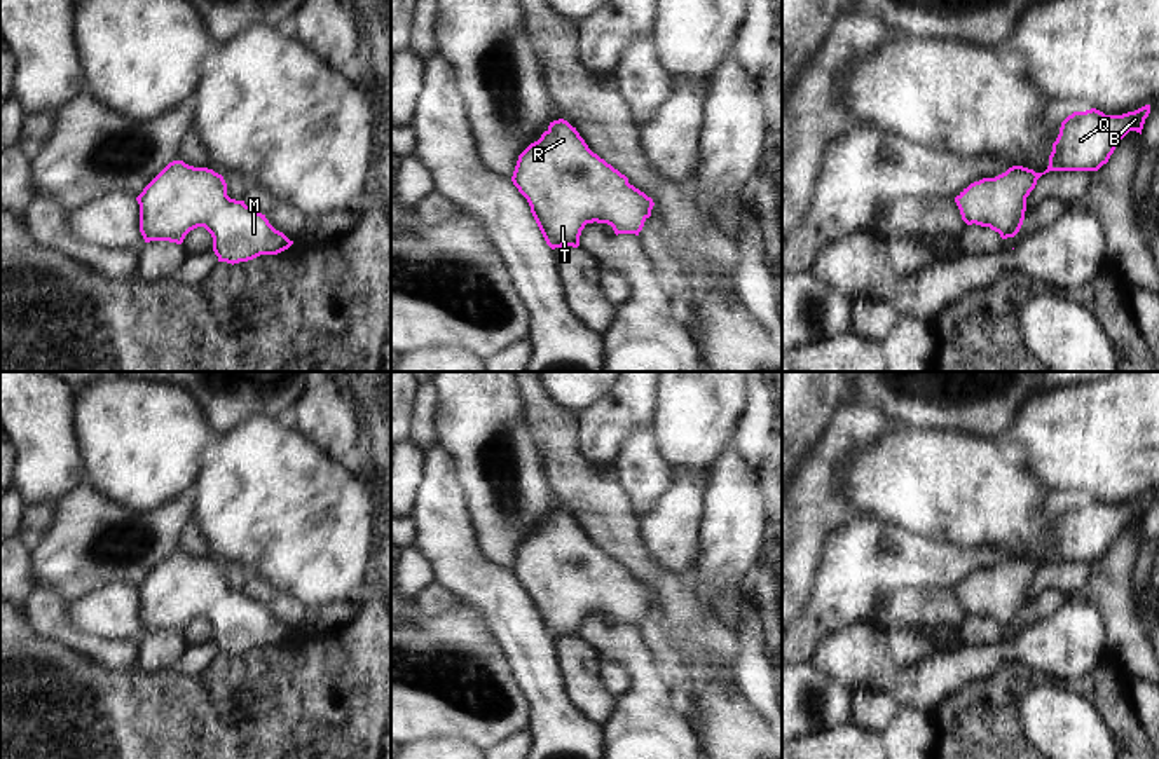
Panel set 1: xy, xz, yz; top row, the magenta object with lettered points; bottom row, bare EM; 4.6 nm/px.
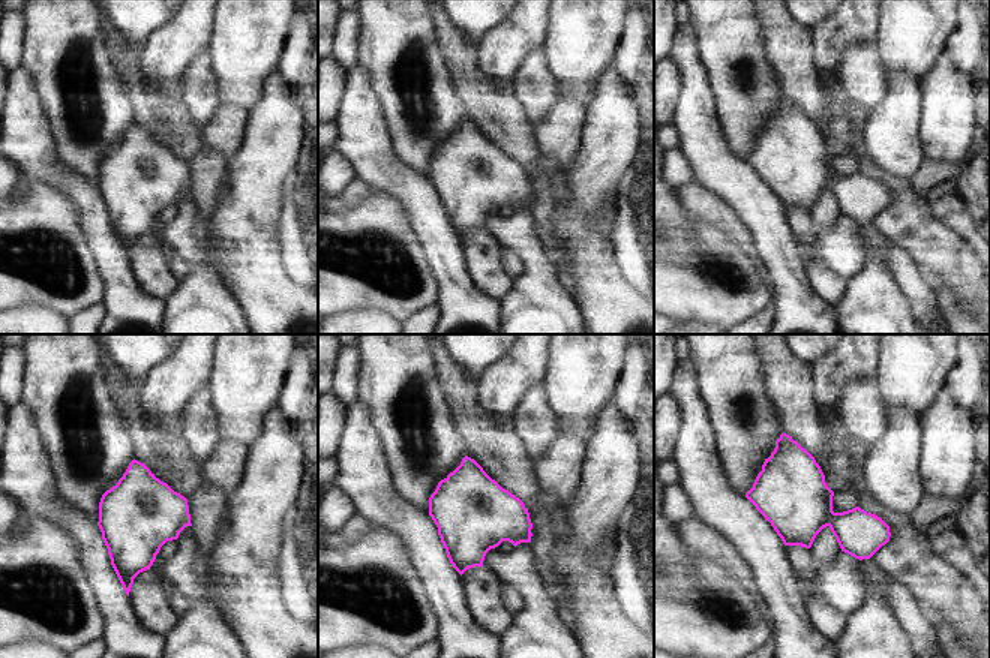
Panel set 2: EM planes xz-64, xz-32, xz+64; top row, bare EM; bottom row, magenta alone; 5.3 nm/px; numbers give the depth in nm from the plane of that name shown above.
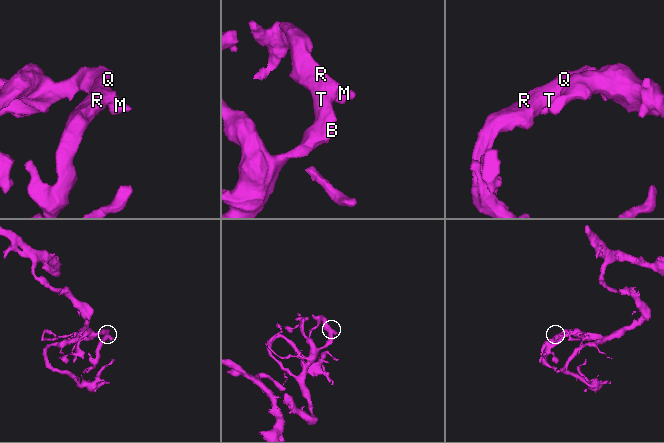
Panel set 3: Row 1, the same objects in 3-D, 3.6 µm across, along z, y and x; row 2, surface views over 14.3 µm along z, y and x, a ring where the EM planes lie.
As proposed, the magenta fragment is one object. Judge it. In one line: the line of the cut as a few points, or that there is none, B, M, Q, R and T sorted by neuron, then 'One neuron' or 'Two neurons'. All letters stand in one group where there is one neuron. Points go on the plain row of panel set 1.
No split. Groups: B M Q R T. One neuron

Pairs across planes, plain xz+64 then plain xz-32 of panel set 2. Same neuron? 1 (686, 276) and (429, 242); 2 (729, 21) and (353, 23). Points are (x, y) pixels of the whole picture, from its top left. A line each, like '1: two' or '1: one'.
1: two
2: two

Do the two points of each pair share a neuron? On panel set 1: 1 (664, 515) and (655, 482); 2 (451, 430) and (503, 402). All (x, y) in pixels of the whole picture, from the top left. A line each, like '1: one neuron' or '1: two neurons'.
1: two neurons
2: one neuron

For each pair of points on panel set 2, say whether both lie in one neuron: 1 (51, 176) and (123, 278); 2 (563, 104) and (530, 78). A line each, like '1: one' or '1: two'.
1: one
2: two

